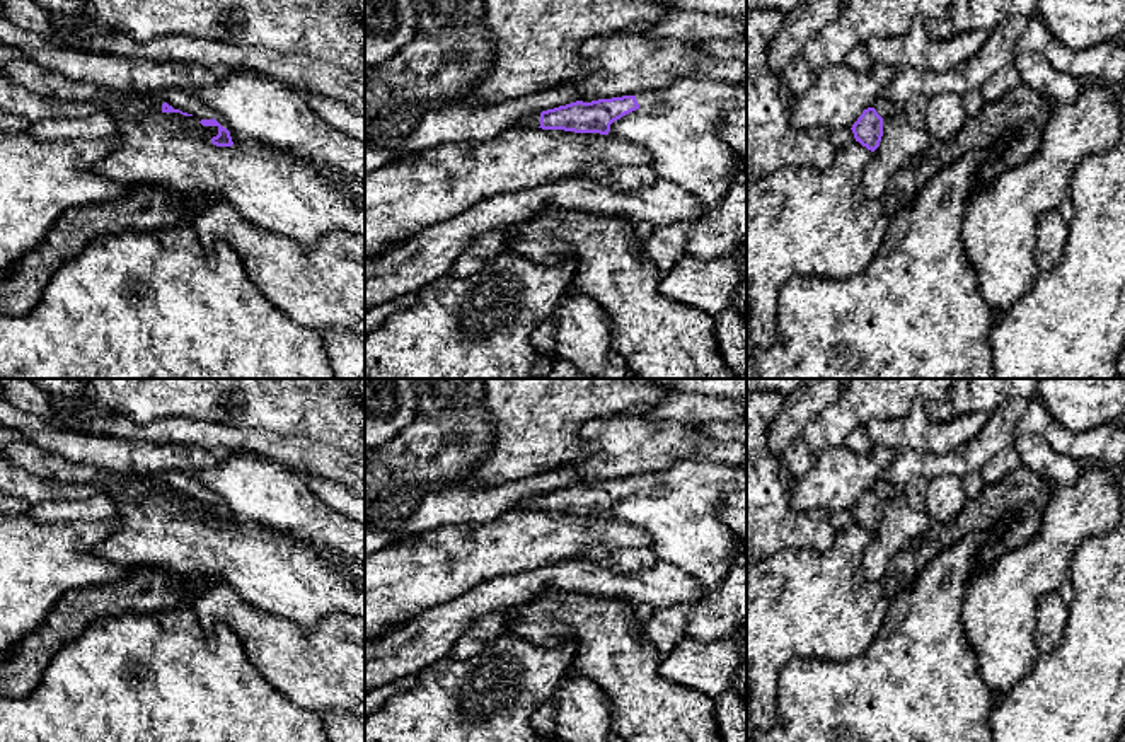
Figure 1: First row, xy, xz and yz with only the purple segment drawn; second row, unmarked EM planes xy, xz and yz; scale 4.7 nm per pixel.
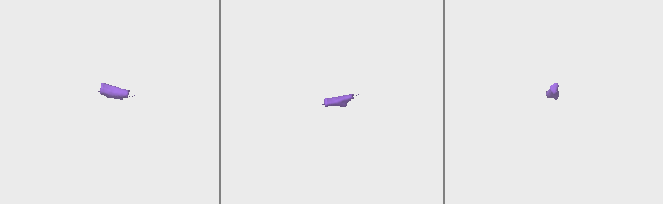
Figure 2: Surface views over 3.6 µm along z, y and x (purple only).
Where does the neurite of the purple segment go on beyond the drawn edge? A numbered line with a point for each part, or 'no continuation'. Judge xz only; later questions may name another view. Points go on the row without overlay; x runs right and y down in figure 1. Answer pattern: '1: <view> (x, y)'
1: xz (648, 483)
2: xz (532, 502)

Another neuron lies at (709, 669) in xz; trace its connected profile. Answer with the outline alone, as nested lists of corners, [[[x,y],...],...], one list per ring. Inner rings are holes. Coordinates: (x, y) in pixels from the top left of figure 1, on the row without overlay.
[[[735,636],[711,643],[685,638],[661,657],[661,674],[677,686],[716,698],[735,687],[743,653],[745,648]]]

